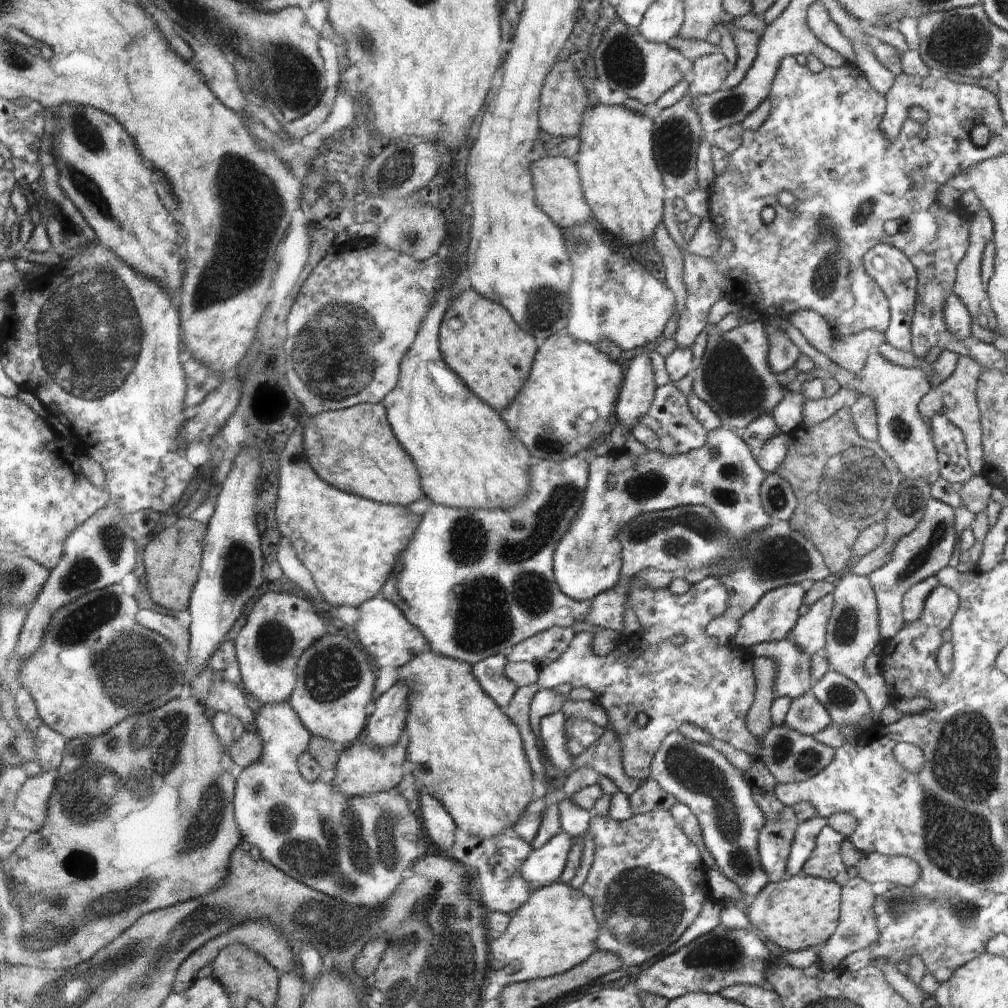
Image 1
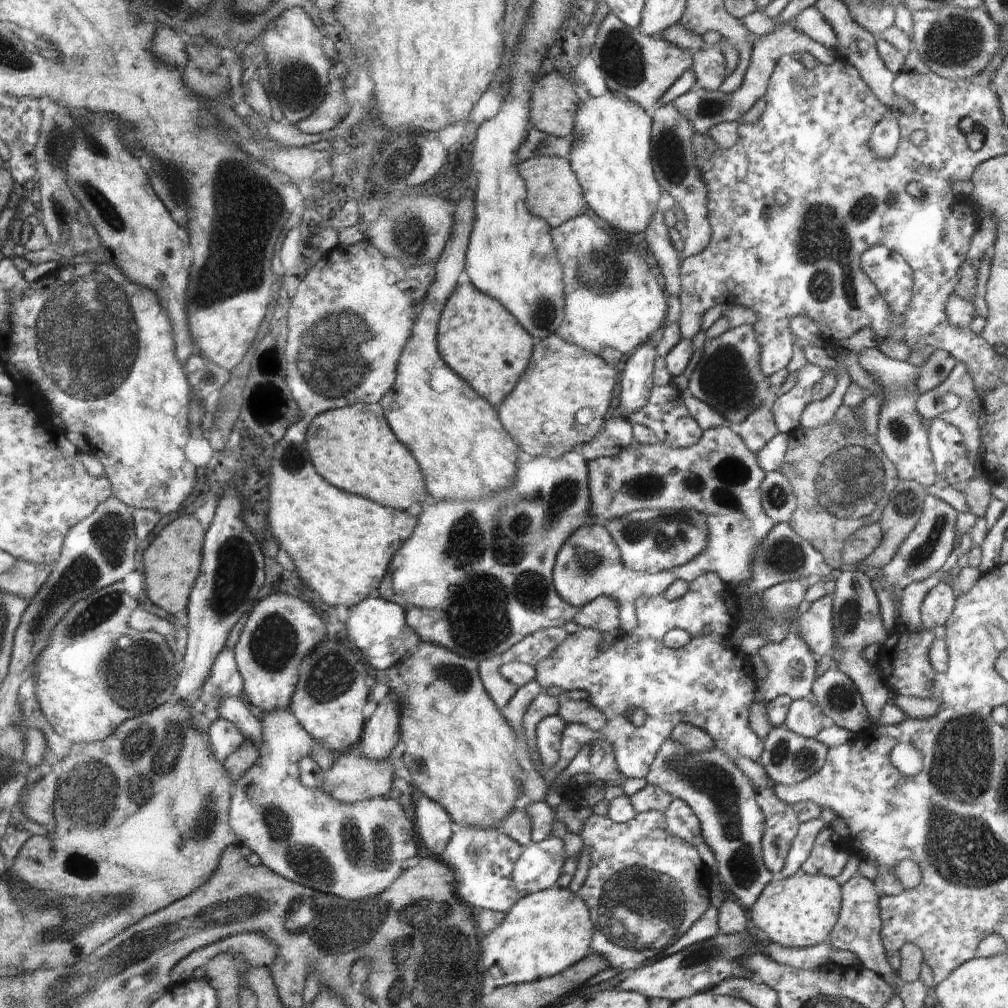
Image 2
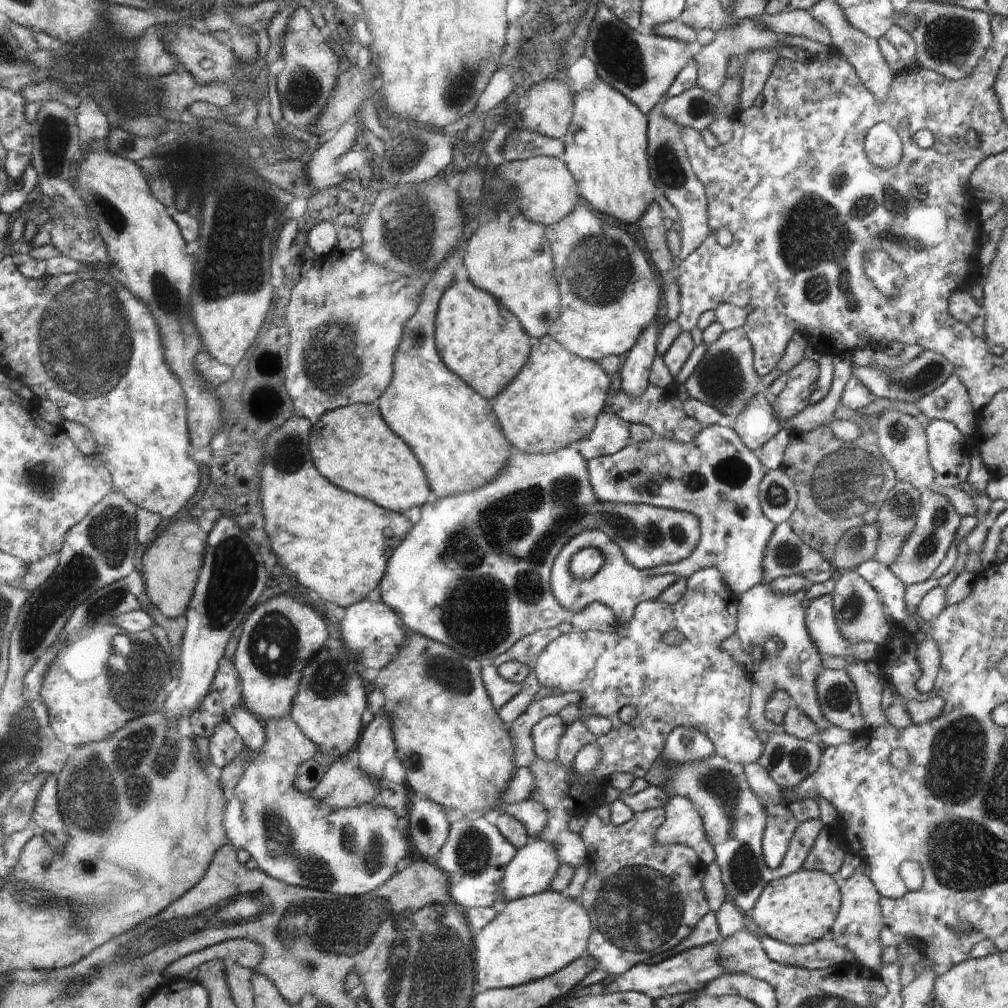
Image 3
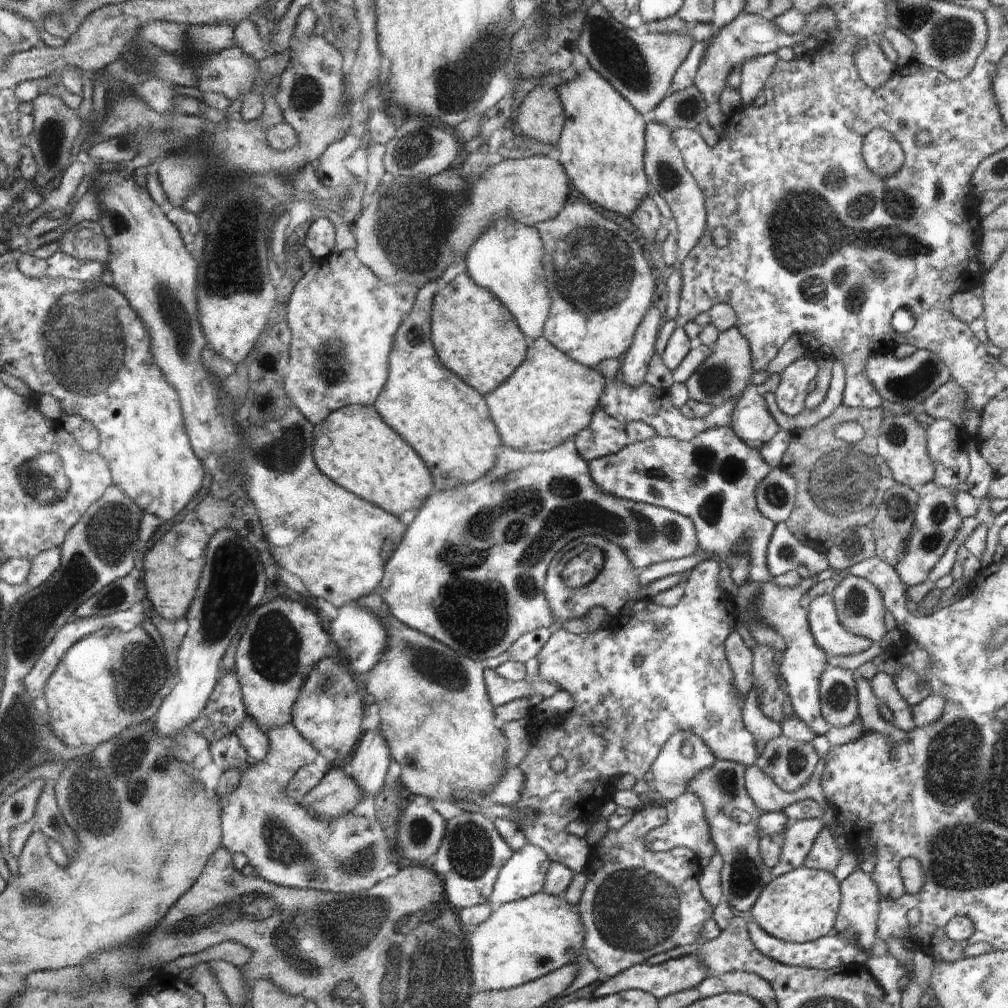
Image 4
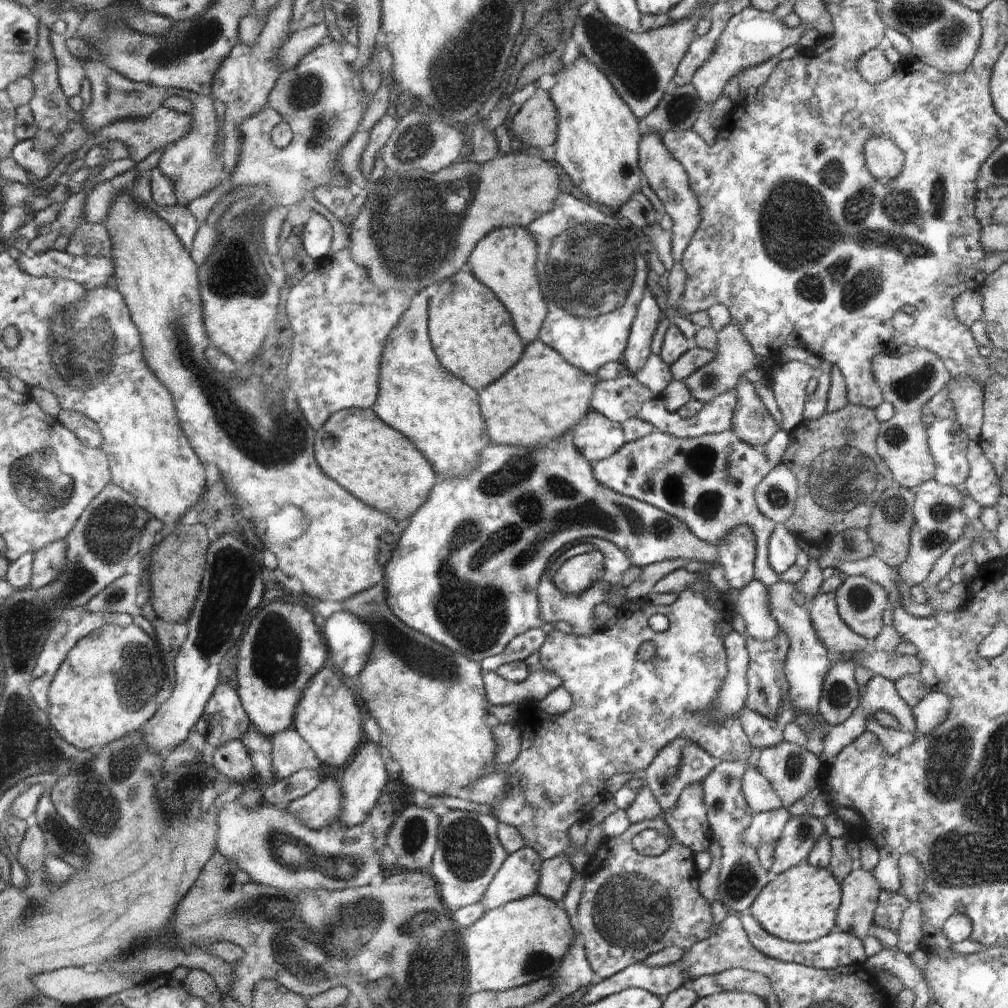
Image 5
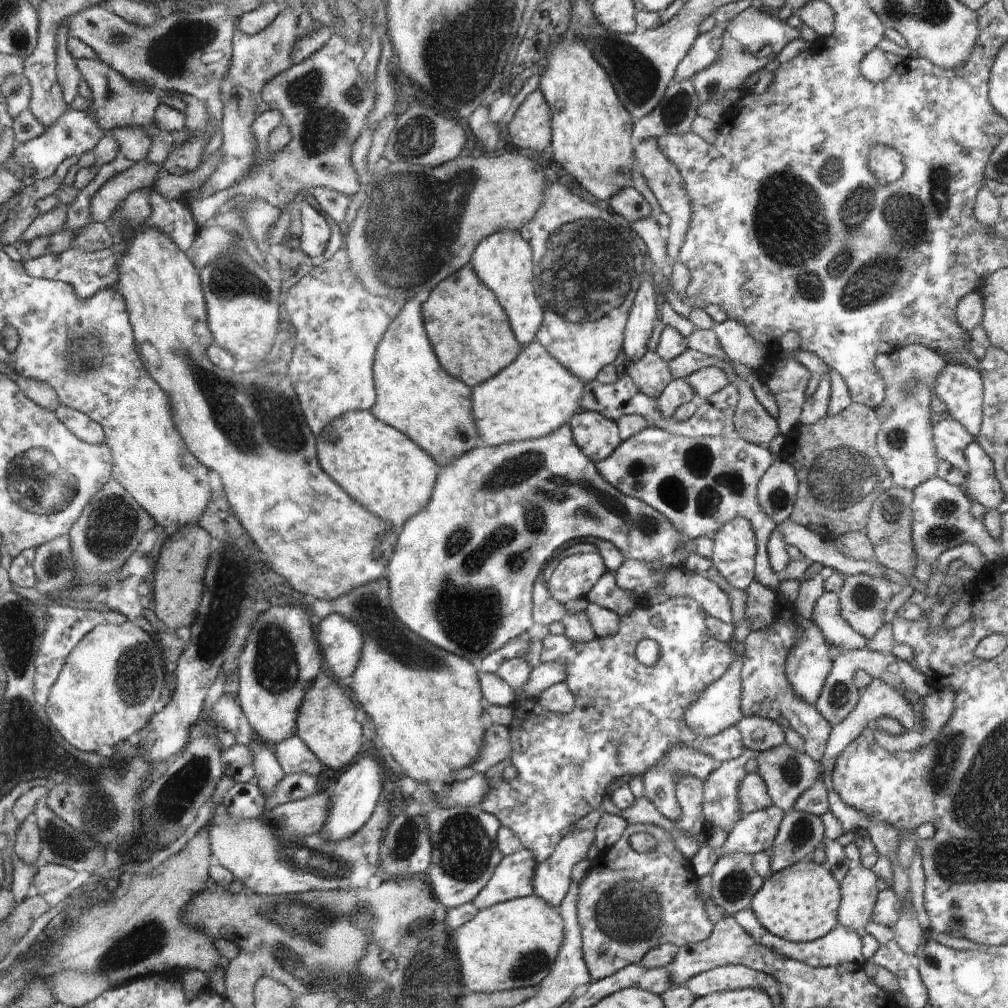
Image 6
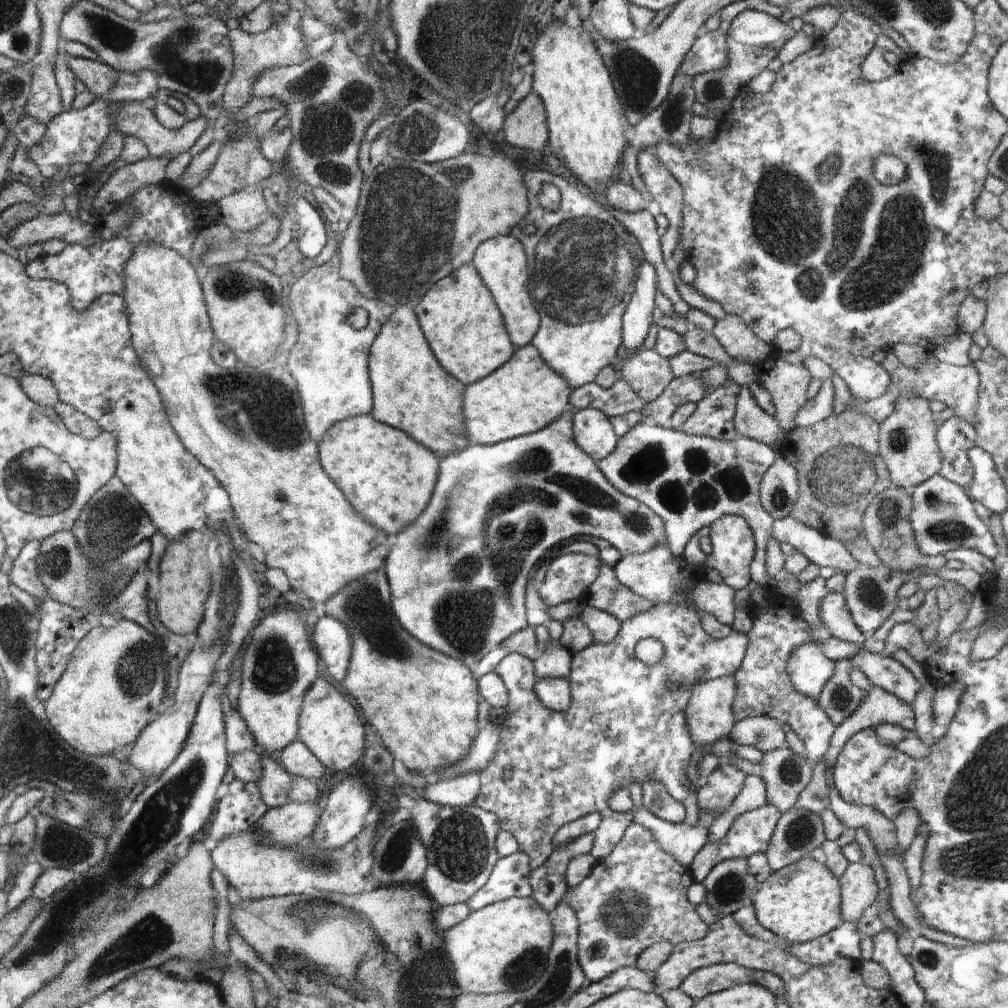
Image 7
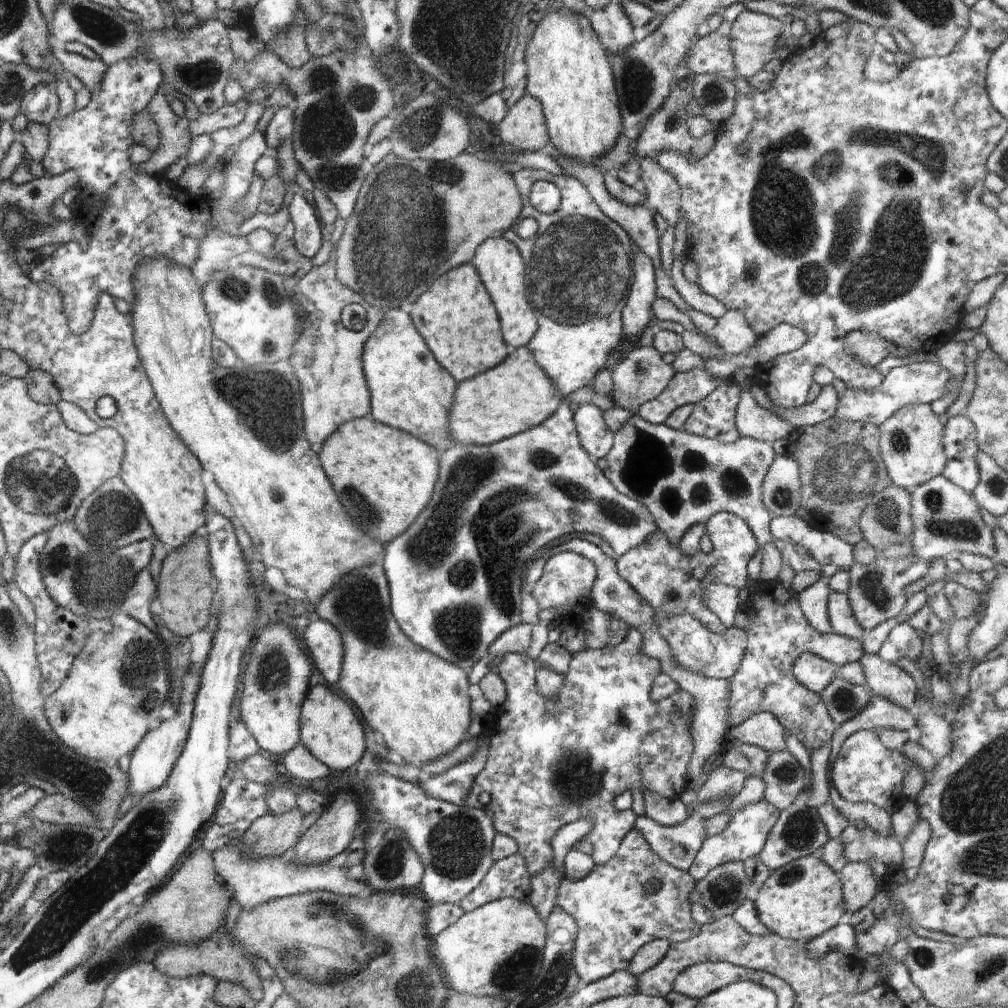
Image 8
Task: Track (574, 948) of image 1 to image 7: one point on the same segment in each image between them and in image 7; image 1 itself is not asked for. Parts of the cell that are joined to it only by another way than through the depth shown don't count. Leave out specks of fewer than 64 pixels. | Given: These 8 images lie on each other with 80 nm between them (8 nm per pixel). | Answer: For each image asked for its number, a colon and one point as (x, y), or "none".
2: (544, 933)
3: (531, 937)
4: (520, 941)
5: (522, 941)
6: (513, 944)
7: (503, 947)

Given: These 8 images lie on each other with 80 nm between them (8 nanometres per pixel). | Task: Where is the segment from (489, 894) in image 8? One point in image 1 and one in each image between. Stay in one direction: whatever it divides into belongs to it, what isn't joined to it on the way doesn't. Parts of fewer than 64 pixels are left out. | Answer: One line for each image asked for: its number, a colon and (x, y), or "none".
1: (542, 867)
2: (539, 866)
3: (534, 865)
4: (524, 875)
5: (517, 878)
6: (513, 877)
7: (509, 878)

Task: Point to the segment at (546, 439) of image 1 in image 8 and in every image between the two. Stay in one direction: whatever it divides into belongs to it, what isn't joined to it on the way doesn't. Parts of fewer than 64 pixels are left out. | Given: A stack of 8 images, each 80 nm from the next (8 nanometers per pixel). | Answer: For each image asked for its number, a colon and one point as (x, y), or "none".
2: (539, 414)
3: (538, 411)
4: (550, 398)
5: (541, 397)
6: (534, 396)
7: (523, 396)
8: (516, 395)

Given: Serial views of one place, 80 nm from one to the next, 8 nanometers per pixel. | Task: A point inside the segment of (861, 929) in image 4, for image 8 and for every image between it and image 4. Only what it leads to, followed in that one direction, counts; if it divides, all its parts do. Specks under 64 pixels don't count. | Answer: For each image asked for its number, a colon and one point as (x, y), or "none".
5: (860, 890)
6: (859, 892)
7: (859, 890)
8: (858, 884)

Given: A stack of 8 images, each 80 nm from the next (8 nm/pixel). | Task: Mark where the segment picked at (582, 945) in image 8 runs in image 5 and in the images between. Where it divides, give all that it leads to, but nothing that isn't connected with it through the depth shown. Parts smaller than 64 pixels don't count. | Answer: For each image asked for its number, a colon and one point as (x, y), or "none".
5: (634, 905)
6: (629, 902)
7: (637, 896)

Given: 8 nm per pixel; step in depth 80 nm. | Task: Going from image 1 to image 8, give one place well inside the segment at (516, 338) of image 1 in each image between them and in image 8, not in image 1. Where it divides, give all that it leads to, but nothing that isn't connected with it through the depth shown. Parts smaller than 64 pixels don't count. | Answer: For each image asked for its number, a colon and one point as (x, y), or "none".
2: (477, 337)
3: (477, 338)
4: (474, 335)
5: (473, 335)
6: (470, 333)
7: (463, 326)
8: (456, 316)

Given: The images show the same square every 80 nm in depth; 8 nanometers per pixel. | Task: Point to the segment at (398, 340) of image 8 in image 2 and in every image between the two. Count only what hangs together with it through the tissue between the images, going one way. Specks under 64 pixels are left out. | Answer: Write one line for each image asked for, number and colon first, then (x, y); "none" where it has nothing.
2: (461, 445)
3: (454, 432)
4: (447, 422)
5: (440, 414)
6: (415, 394)
7: (412, 392)

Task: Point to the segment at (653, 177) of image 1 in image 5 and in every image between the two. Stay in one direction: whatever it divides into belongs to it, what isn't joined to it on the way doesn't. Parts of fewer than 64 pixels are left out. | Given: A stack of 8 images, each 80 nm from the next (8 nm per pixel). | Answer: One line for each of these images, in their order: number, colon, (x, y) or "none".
2: (611, 147)
3: (606, 150)
4: (602, 143)
5: (598, 136)

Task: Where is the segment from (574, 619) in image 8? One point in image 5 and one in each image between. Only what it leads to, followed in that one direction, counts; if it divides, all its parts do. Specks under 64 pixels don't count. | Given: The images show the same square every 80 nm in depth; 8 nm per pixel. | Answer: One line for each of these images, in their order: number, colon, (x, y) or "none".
5: (580, 572)
6: (575, 575)
7: (569, 577)

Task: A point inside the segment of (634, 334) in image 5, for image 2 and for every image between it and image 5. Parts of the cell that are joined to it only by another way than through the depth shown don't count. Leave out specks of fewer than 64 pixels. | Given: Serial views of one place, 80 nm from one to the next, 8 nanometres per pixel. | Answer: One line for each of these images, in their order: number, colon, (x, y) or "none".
2: (636, 381)
3: (634, 380)
4: (635, 362)

